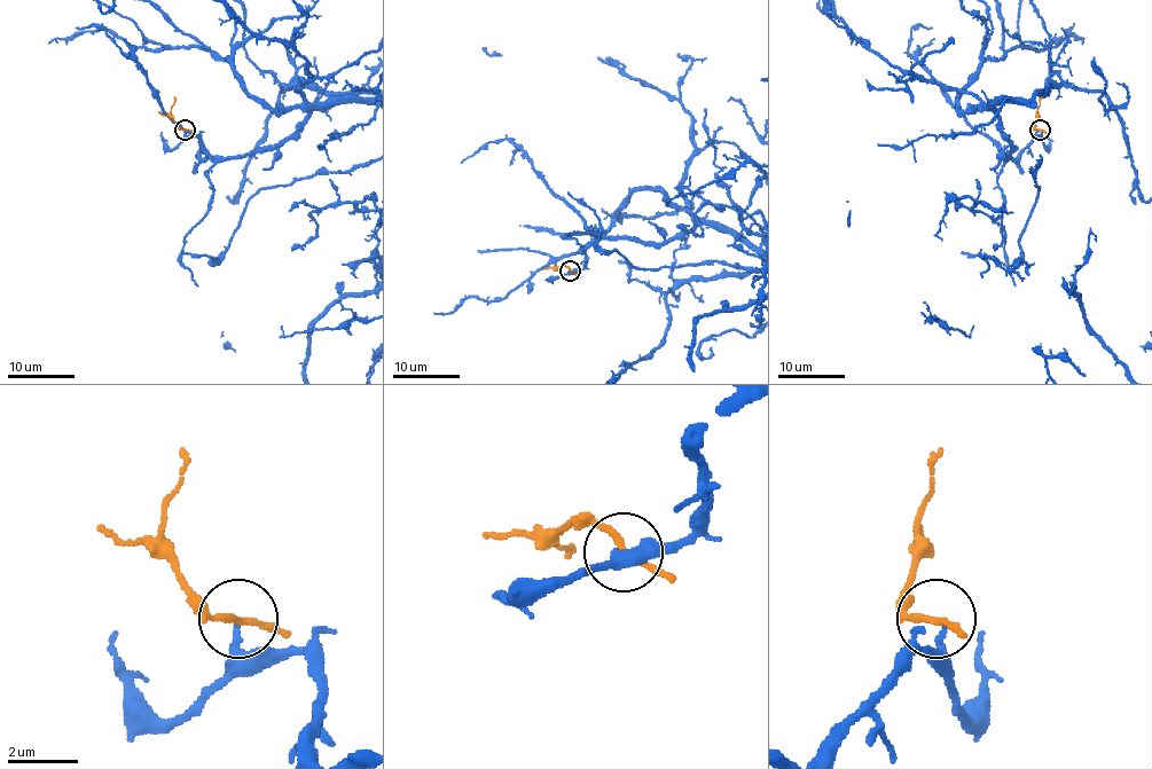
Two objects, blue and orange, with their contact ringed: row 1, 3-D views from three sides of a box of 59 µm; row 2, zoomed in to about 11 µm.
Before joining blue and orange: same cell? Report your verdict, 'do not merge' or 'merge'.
do not merge

